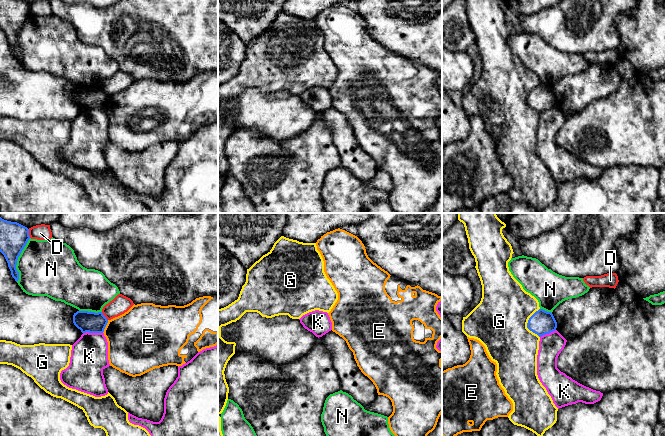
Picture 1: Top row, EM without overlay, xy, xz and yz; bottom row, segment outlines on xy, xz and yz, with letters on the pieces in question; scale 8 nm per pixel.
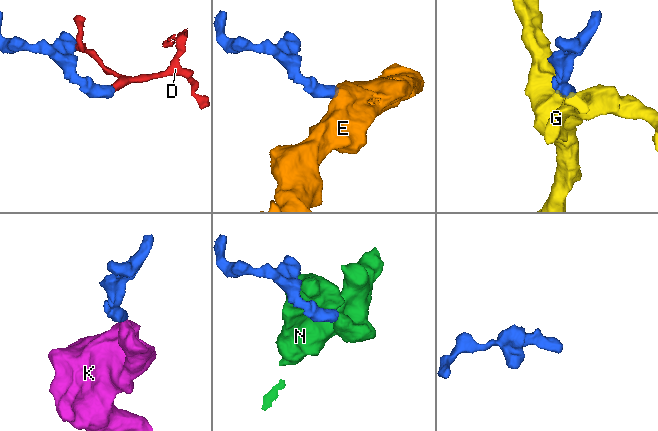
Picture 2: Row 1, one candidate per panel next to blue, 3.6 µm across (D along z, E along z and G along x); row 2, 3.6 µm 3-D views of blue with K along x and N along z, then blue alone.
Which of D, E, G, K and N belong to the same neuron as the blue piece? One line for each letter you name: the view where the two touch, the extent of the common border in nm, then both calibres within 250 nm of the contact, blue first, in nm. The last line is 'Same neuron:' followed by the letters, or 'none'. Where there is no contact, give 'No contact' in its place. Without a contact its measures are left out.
Same neuron: none

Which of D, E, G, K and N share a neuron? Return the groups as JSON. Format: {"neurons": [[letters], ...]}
{"neurons": [["D"], ["E"], ["G"], ["K"], ["N"]]}

